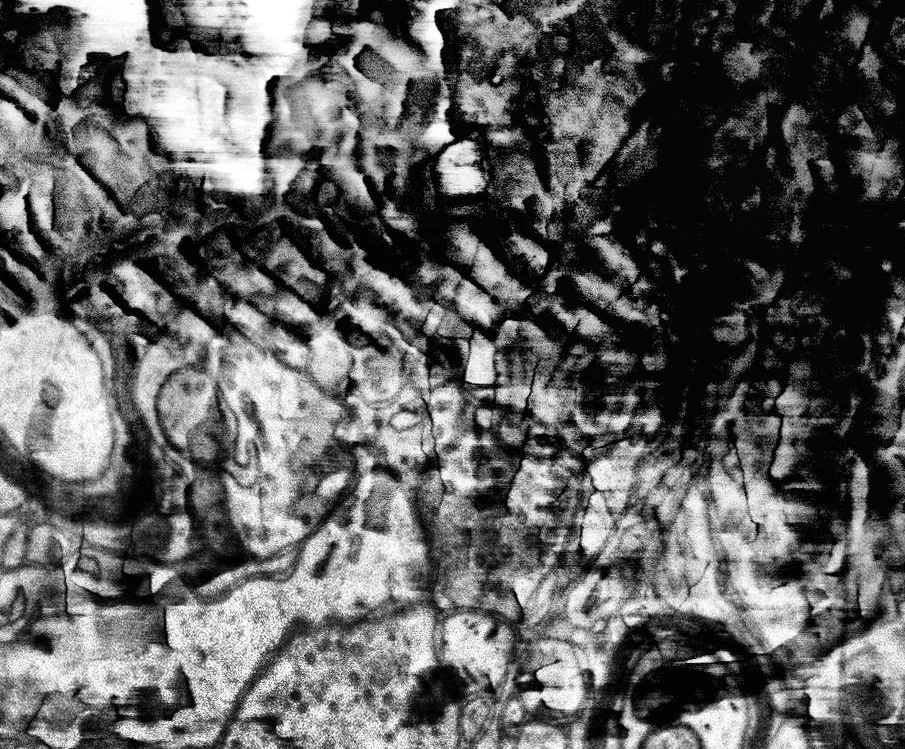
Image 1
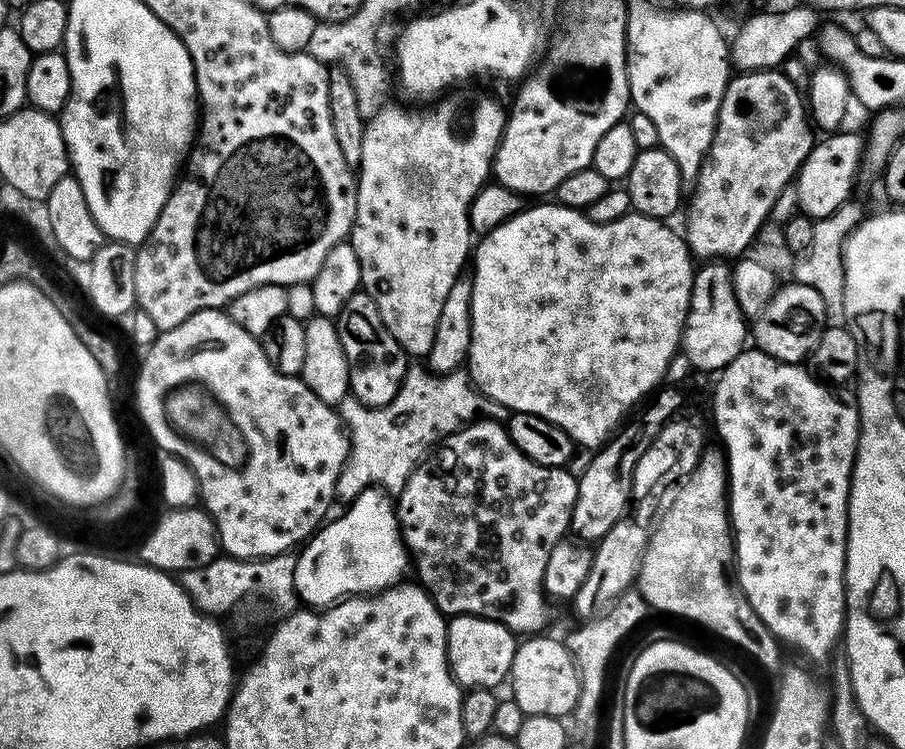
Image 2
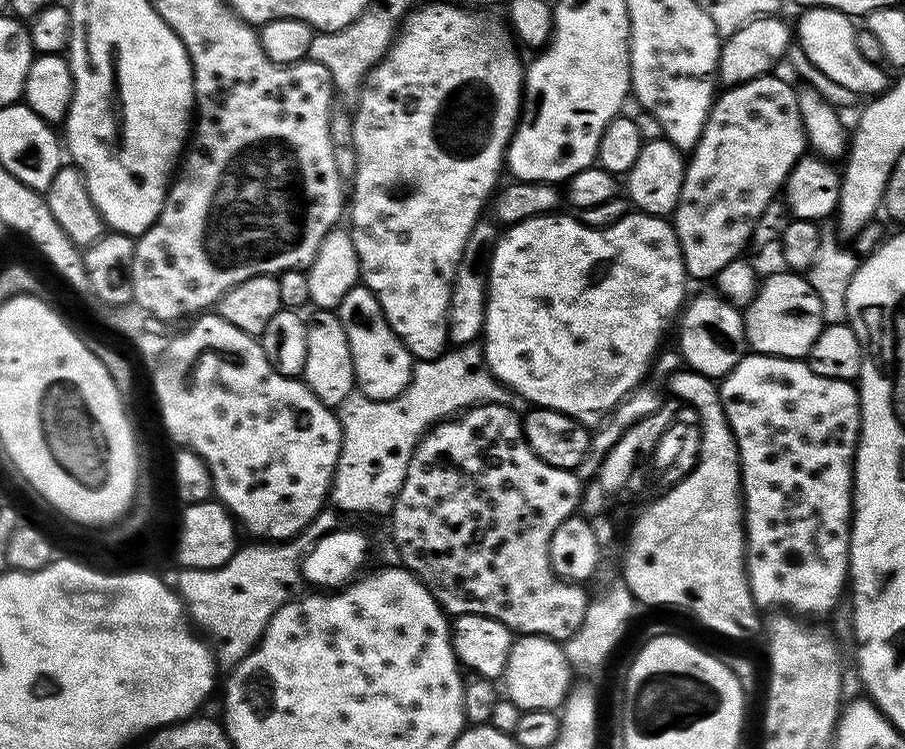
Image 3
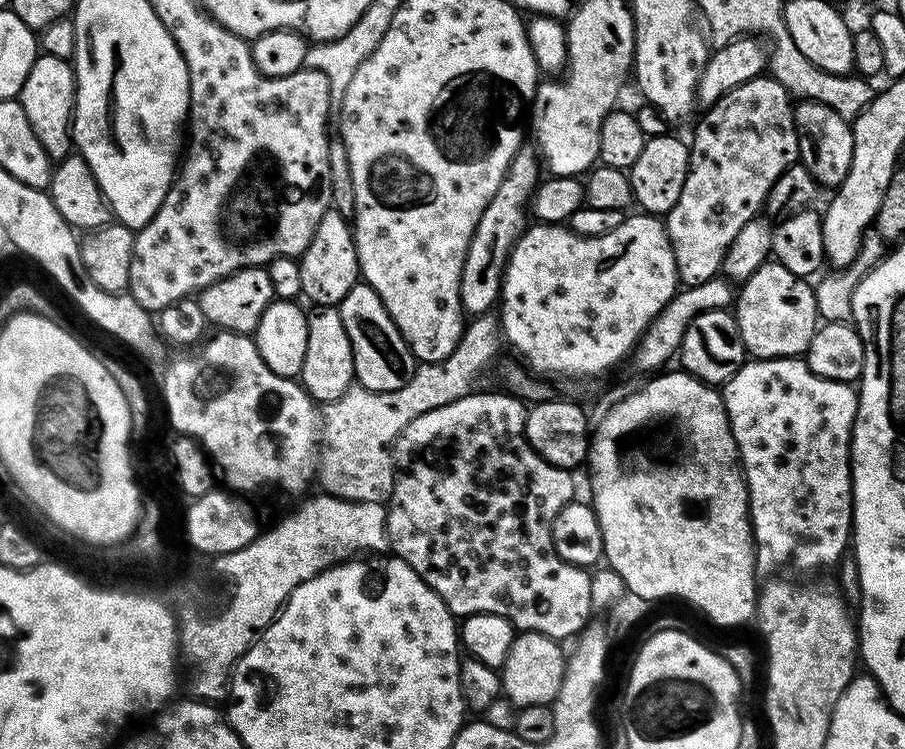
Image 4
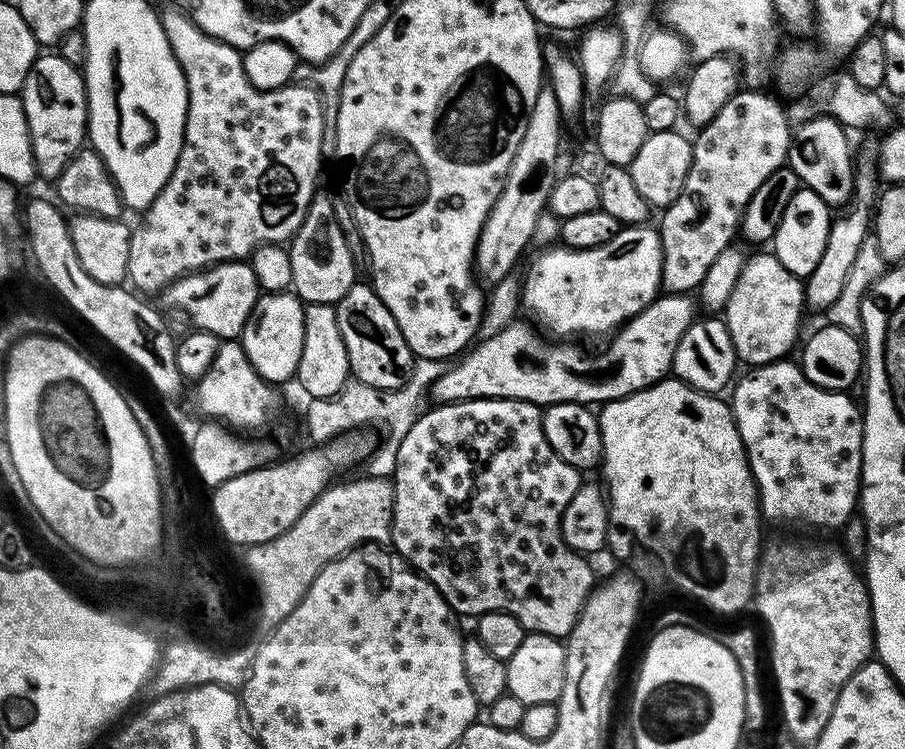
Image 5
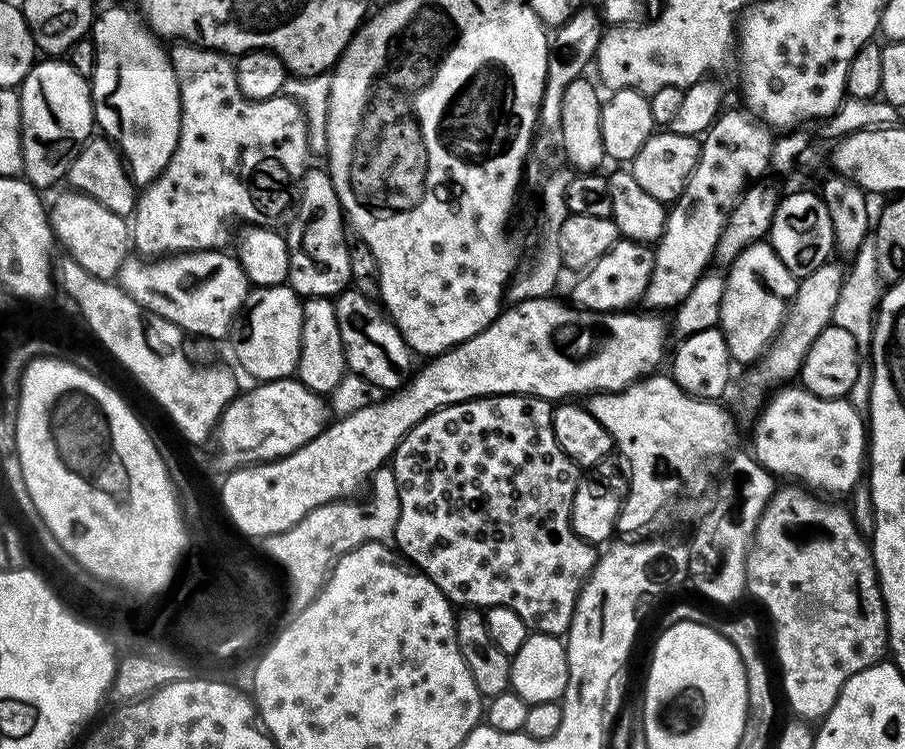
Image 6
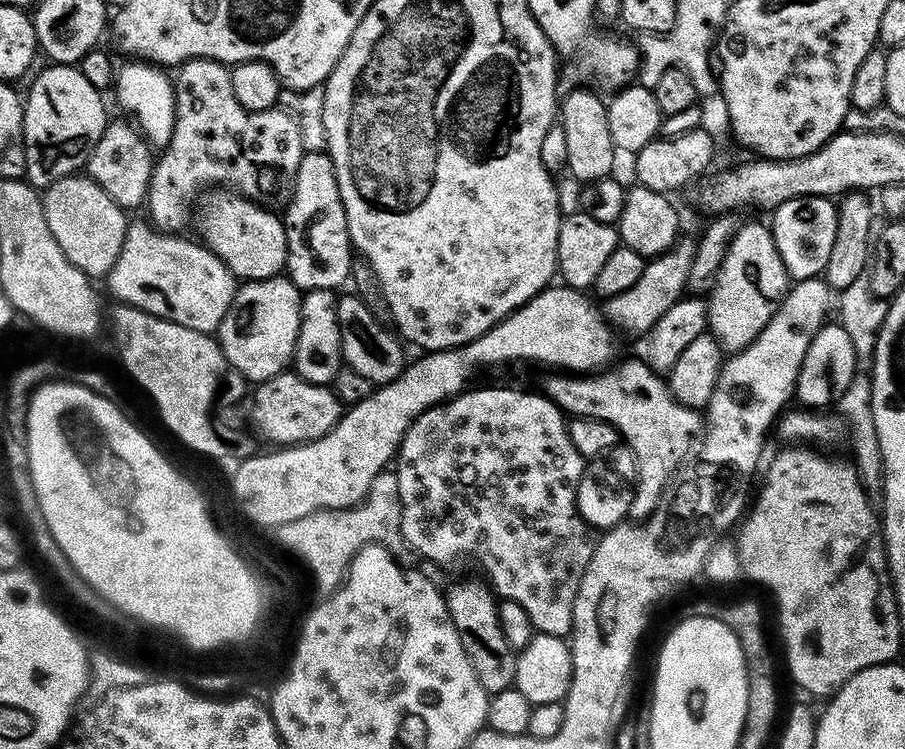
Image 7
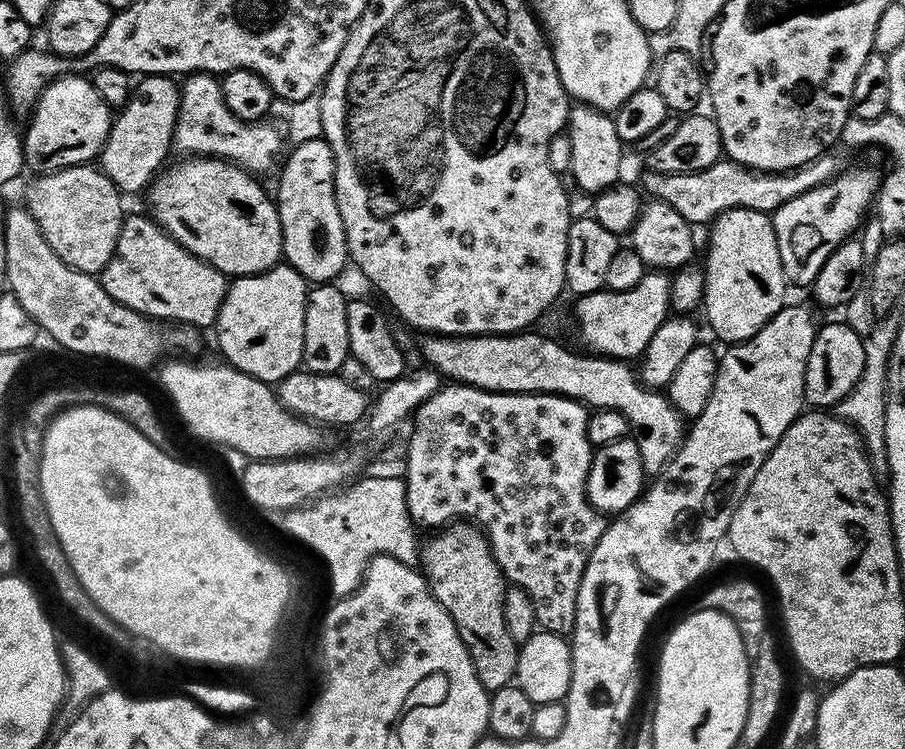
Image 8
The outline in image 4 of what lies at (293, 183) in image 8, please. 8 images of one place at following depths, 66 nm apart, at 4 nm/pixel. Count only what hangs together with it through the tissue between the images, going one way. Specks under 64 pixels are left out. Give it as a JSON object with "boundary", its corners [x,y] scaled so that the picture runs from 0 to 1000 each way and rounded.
{"boundary":[[[364,280],[356,296],[351,296],[351,304],[347,307],[347,315],[343,328],[336,340],[330,343],[331,355],[331,389],[338,397],[341,395],[349,409],[375,407],[382,393],[396,378],[398,368],[398,351],[393,343],[393,323],[390,306],[386,295],[378,291],[370,280]]]}

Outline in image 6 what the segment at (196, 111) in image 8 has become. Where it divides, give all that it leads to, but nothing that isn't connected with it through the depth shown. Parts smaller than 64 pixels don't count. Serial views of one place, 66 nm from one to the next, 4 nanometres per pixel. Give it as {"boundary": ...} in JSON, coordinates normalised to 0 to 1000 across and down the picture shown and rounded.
{"boundary":[[[194,56],[189,60],[188,79],[190,92],[197,109],[199,121],[199,178],[192,206],[188,211],[175,238],[170,238],[154,258],[150,268],[150,282],[144,290],[144,320],[149,335],[159,344],[180,344],[200,336],[233,336],[248,334],[253,328],[252,319],[256,315],[256,298],[266,294],[266,300],[282,302],[284,304],[313,306],[323,298],[325,279],[329,271],[331,246],[336,240],[337,230],[341,228],[343,204],[340,200],[340,164],[336,156],[336,147],[329,136],[325,136],[319,128],[308,127],[293,134],[277,134],[267,126],[261,103],[261,87],[257,76],[246,69],[235,69],[232,64],[222,64],[207,56]]]}

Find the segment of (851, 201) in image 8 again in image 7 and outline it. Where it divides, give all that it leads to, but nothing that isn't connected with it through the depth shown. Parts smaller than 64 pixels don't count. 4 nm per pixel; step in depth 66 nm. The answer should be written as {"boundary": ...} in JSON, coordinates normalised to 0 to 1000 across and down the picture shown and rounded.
{"boundary":[[[887,262],[867,272],[861,272],[852,284],[853,316],[860,328],[860,339],[869,355],[871,367],[876,375],[905,370],[914,359],[917,334],[922,334],[922,318],[924,316],[924,280],[925,274],[916,263]]]}

